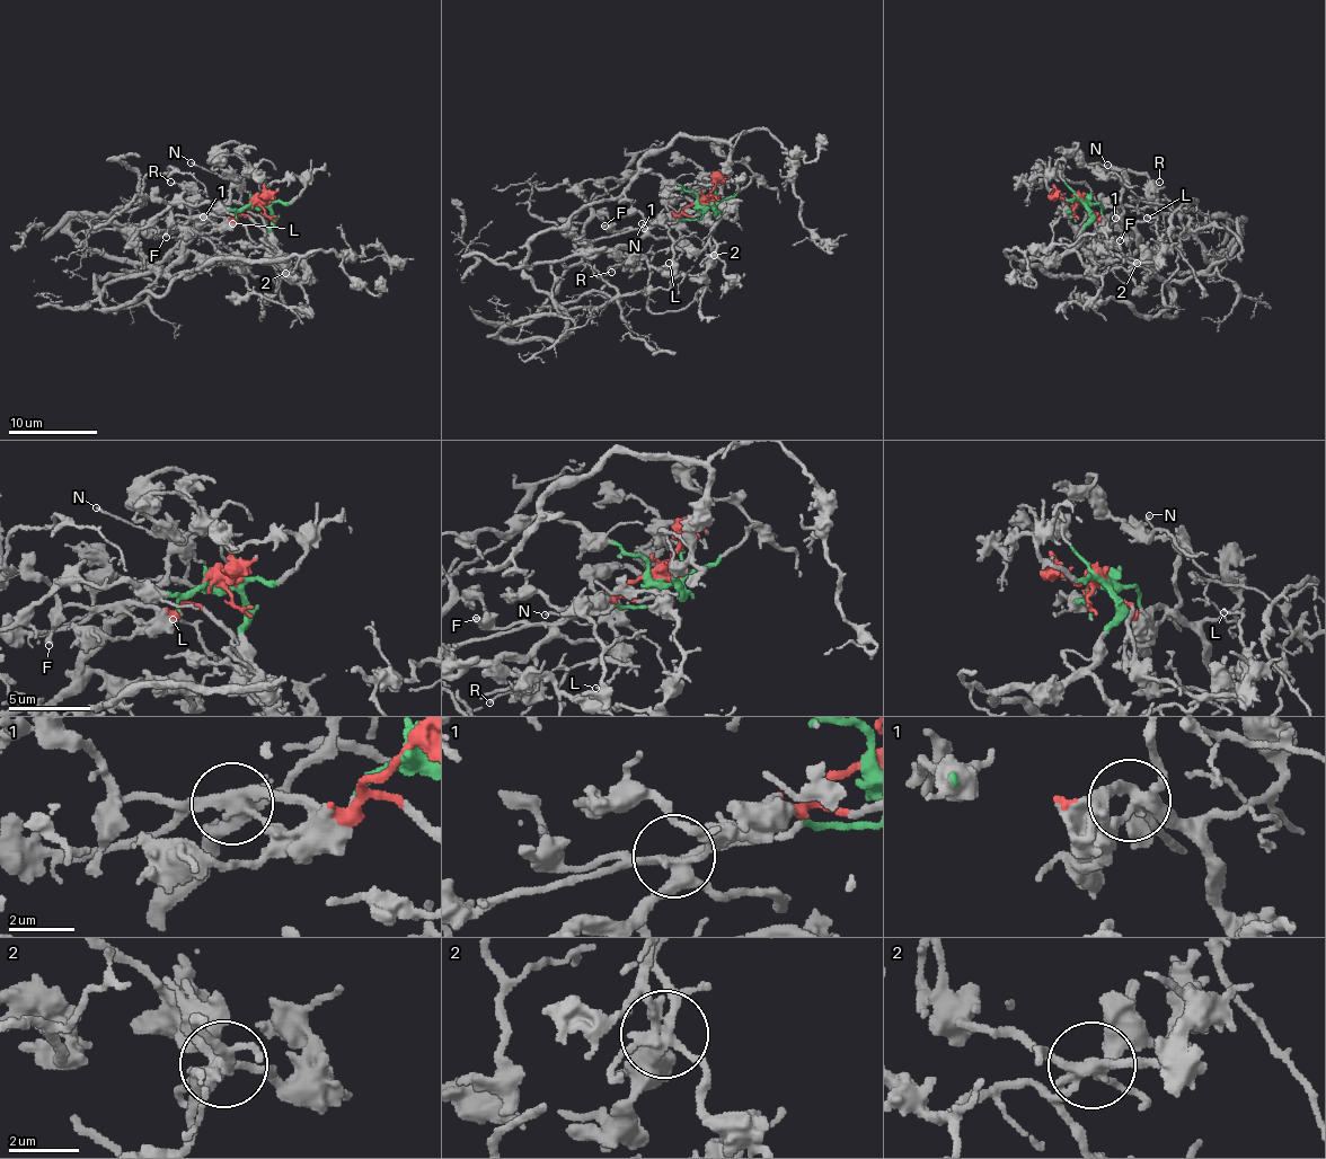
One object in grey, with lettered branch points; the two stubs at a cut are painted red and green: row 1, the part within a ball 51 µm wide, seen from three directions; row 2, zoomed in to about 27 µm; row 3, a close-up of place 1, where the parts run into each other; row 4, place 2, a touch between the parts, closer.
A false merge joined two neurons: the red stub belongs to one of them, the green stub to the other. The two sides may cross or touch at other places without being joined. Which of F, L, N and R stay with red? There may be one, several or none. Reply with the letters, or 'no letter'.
F, L, N, R

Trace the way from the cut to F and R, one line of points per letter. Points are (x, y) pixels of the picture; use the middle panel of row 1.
F: (706, 204), (692, 203), (646, 228), (616, 230), (604, 227)
R: (706, 204), (692, 203), (655, 223), (637, 242), (637, 254), (629, 267), (622, 265), (612, 272)

